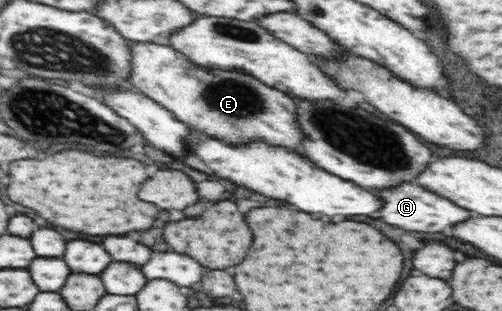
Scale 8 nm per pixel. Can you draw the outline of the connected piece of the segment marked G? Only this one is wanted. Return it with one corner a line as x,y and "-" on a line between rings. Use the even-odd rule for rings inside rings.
405,181
395,188
381,188
375,192
375,196
383,202
379,210
379,218
395,228
403,230
413,230
413,232
439,232
447,224
461,222
471,216
470,211
459,208
457,203
451,202
446,198
429,192
426,188
417,186
416,182

